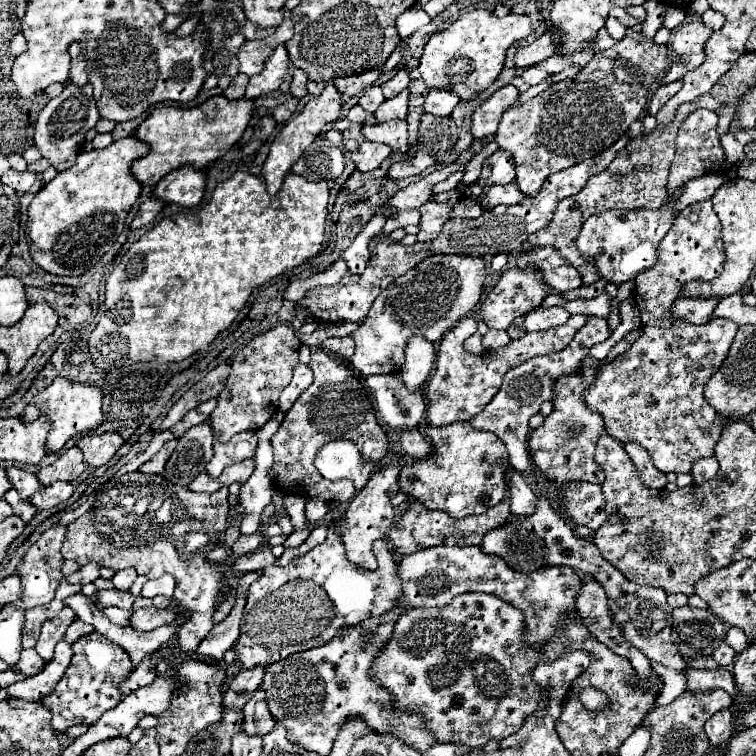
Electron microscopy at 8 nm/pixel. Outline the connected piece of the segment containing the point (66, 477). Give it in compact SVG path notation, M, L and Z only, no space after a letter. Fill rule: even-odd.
M70 447L68 451L64 451L56 463L42 467L38 471L38 479L44 487L52 485L54 481L74 481L76 477L80 477L86 471L86 463L80 455L78 447Z

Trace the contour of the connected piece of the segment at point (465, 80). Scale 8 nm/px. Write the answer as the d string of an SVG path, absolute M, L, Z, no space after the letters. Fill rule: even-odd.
M486 9L468 11L448 29L428 39L418 65L422 81L428 89L444 89L456 93L460 99L470 99L494 83L504 67L506 49L518 39L526 39L530 31L528 15L510 13L500 19Z

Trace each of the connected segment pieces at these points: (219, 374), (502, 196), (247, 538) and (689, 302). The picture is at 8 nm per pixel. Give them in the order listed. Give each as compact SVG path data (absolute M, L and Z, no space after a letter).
M222 363L216 369L212 369L202 381L198 381L184 397L180 397L174 403L170 413L164 417L160 431L166 431L166 429L174 427L174 423L178 423L190 409L196 409L200 403L204 403L208 399L216 399L220 395L222 387L224 387L224 379L228 379L228 375L230 375L230 365L228 363Z
M510 183L510 185L490 187L490 189L482 195L480 203L486 205L486 209L494 209L494 207L498 207L498 205L514 205L514 203L518 203L522 197L524 197L524 195L518 191L516 183Z
M256 531L252 535L240 535L238 541L234 543L232 551L234 551L234 555L246 555L246 553L256 551L264 541L266 541L266 537L262 531Z
M690 297L690 299L678 299L672 305L672 315L678 319L686 319L688 323L696 323L696 325L704 325L712 319L712 313L716 309L716 305L720 303L718 297Z

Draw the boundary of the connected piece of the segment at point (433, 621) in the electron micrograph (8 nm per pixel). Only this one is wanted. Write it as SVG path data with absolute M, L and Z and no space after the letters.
M484 592L462 593L458 597L454 597L450 601L450 605L442 607L442 609L428 609L428 607L420 607L420 609L408 609L398 617L398 623L394 625L394 633L388 639L388 643L380 649L380 653L376 655L376 659L372 661L370 667L370 675L372 679L376 679L376 683L384 689L388 689L394 695L394 705L398 711L410 711L410 713L418 713L424 719L424 727L436 737L438 743L462 743L468 747L482 747L486 745L490 739L500 741L508 735L514 735L526 721L526 717L530 717L540 703L540 685L536 681L532 681L532 671L538 665L538 653L532 649L530 643L522 641L524 637L524 613L512 605L506 605L502 599L496 599L495 595Z

